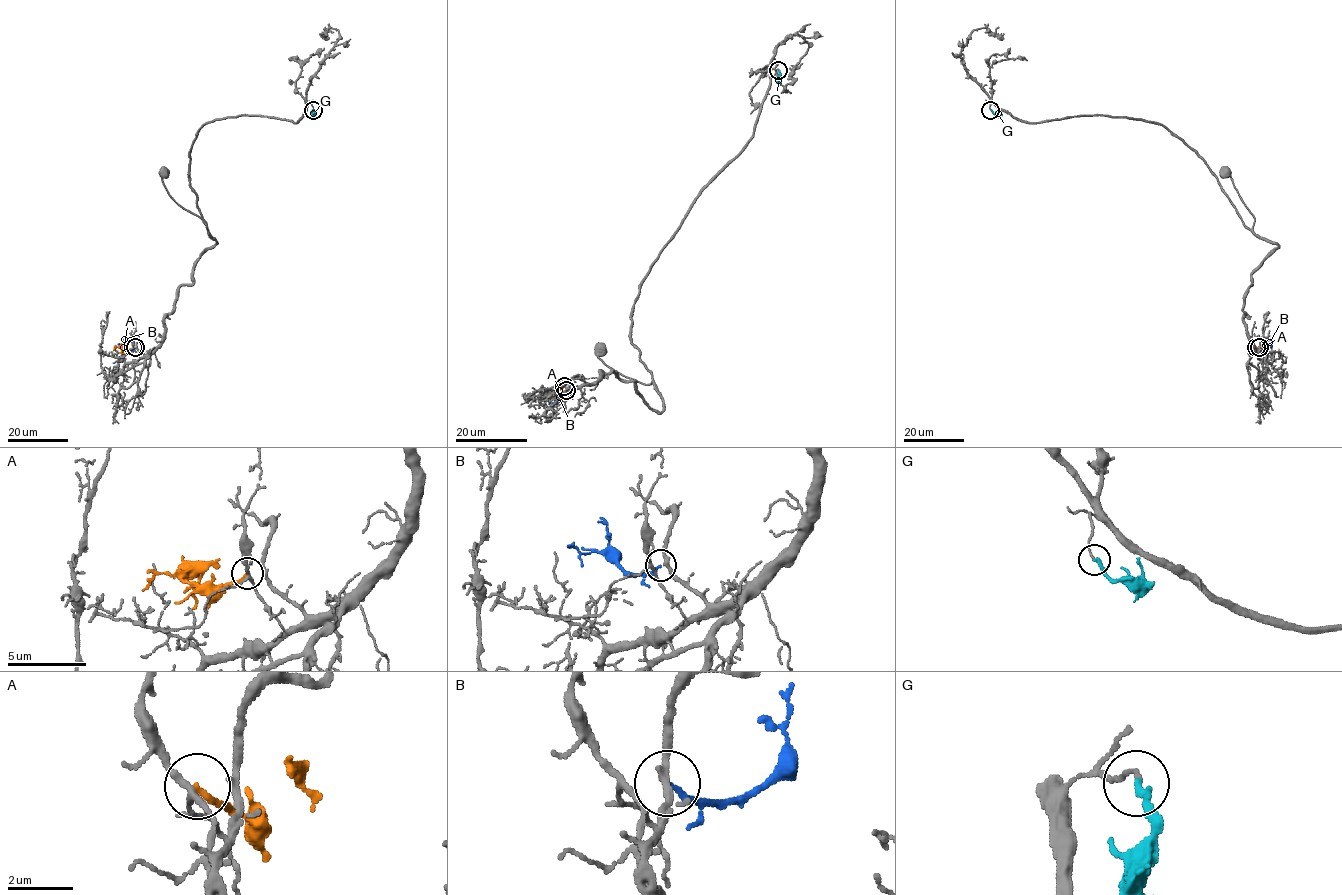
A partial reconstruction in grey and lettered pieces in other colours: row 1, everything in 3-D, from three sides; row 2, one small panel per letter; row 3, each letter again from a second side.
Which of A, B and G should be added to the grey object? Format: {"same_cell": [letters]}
{"same_cell": ["B"]}

